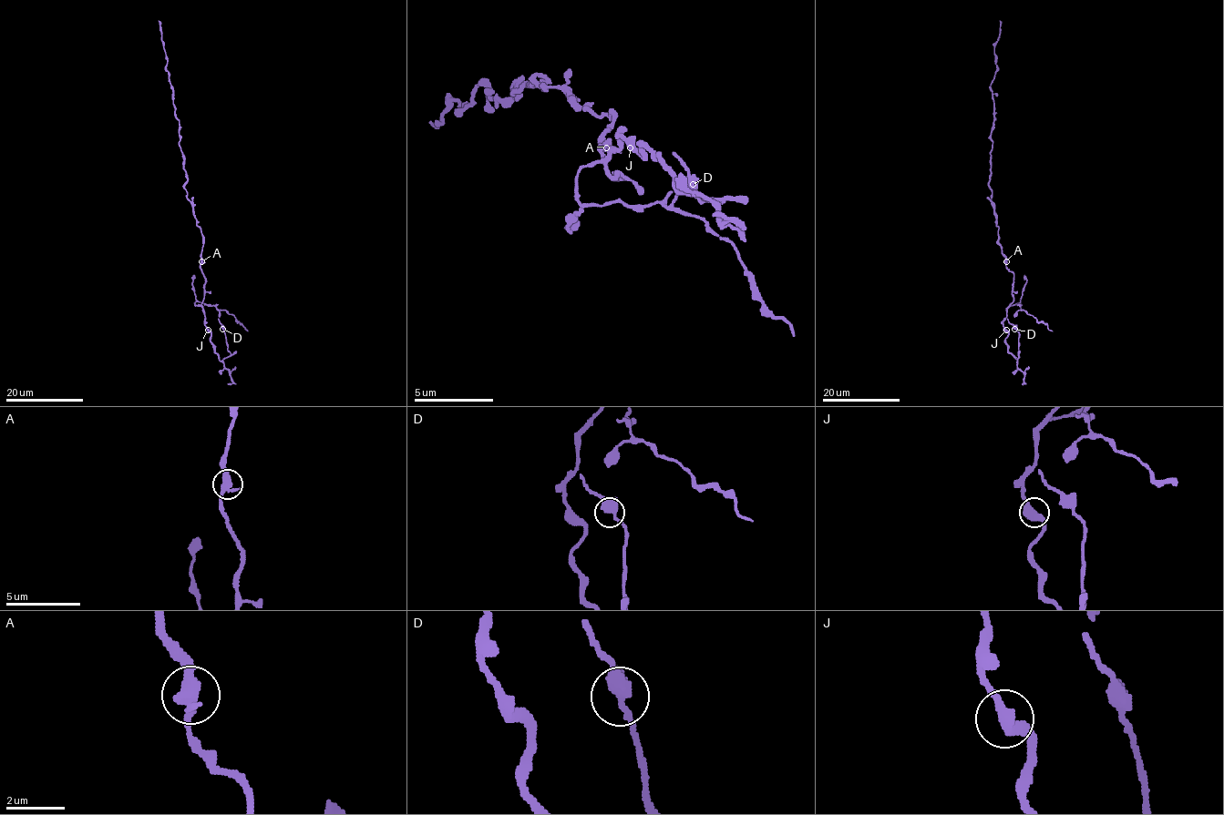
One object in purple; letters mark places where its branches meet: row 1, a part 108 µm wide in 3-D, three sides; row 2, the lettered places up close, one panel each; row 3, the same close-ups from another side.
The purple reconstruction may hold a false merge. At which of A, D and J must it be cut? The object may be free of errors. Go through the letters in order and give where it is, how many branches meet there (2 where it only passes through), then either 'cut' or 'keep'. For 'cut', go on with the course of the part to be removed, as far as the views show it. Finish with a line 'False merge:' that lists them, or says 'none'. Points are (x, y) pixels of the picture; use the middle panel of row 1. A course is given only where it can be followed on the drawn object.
A: (606, 147) | 2 | keep
D: (693, 184) | 2 | keep
J: (630, 147) | 2 | keep
False merge: none

